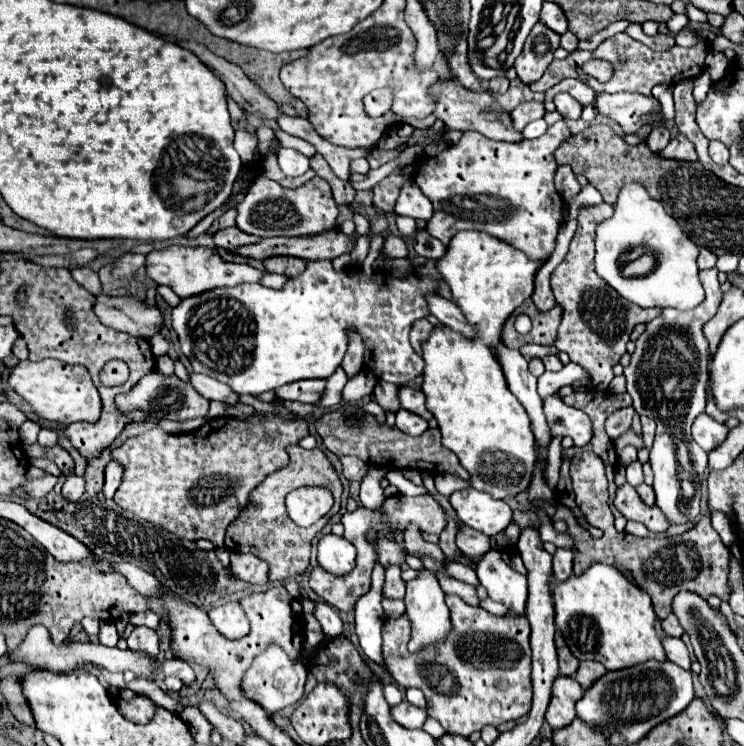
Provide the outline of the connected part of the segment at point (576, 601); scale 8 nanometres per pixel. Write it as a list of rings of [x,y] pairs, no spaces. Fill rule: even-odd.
[[[594,564],[582,576],[570,576],[566,582],[554,588],[554,604],[556,604],[556,626],[564,632],[564,640],[570,652],[578,660],[596,660],[604,664],[608,670],[628,668],[632,664],[642,664],[644,660],[664,662],[666,652],[662,648],[662,638],[654,628],[656,612],[652,608],[652,600],[646,592],[630,584],[616,568],[606,564]]]

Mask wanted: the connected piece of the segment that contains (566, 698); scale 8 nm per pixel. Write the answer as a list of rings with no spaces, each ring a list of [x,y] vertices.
[[[558,676],[554,680],[552,700],[546,712],[546,720],[552,730],[564,728],[576,718],[576,700],[580,700],[580,696],[584,696],[584,690],[574,678]]]

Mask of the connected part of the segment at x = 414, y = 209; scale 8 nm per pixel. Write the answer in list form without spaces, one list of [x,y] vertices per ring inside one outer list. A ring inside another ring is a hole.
[[[406,182],[402,186],[402,192],[396,202],[396,214],[398,216],[410,216],[410,218],[420,218],[420,220],[430,220],[432,218],[432,202],[416,188],[414,182]]]

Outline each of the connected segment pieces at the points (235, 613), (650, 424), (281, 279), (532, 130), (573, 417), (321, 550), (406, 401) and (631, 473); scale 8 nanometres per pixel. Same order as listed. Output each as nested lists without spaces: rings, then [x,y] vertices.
[[[238,602],[216,606],[208,612],[208,616],[212,624],[220,630],[220,634],[226,638],[242,638],[250,632],[250,622]]]
[[[642,416],[642,438],[644,438],[646,448],[650,448],[650,446],[652,446],[652,440],[654,440],[654,430],[656,430],[656,422],[654,422],[652,418]]]
[[[264,274],[262,280],[260,280],[260,284],[266,286],[266,288],[282,288],[286,280],[288,278],[286,276],[280,276],[280,274]]]
[[[534,120],[522,130],[522,134],[524,134],[524,138],[540,138],[546,132],[546,128],[548,128],[548,124],[544,120]]]
[[[548,396],[544,400],[544,414],[552,436],[570,436],[580,448],[590,442],[592,422],[582,410],[566,406],[556,396]]]
[[[326,534],[318,544],[318,562],[324,570],[344,576],[352,572],[356,560],[356,548],[336,534]]]
[[[400,388],[400,404],[402,408],[422,416],[424,420],[430,420],[432,418],[432,412],[426,408],[426,396],[422,390],[414,390],[414,388]]]
[[[636,460],[632,462],[628,468],[626,468],[626,478],[628,478],[628,484],[632,486],[638,486],[644,482],[644,474],[642,474],[642,464]]]

